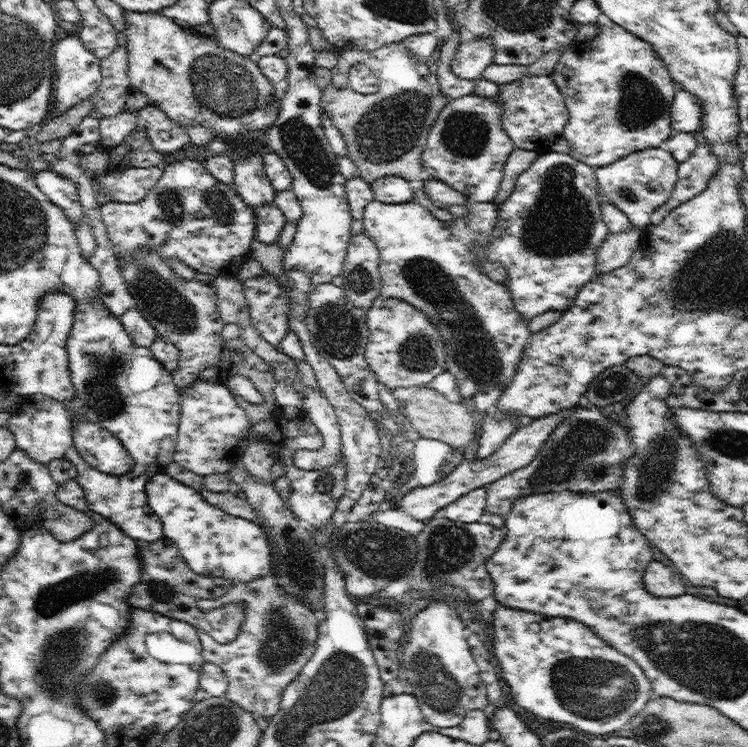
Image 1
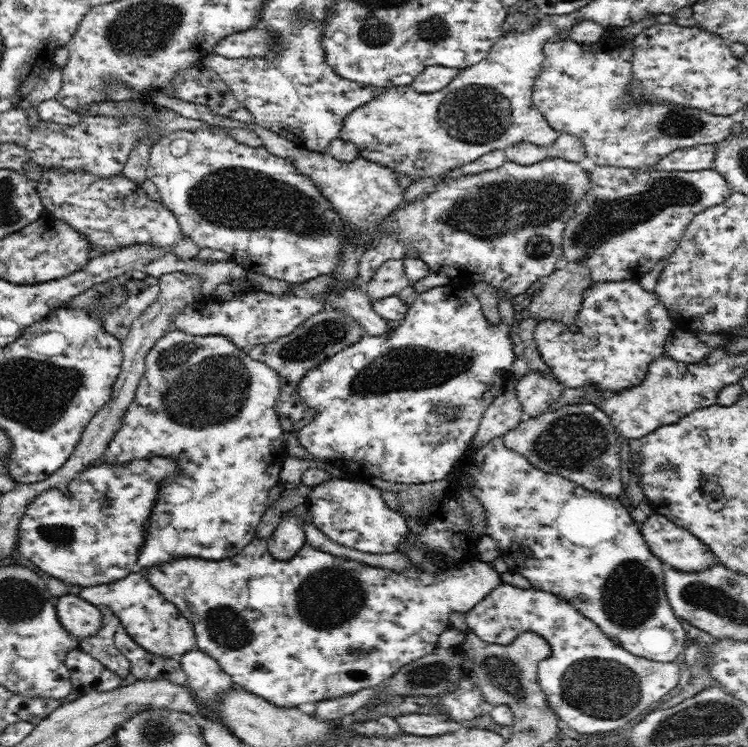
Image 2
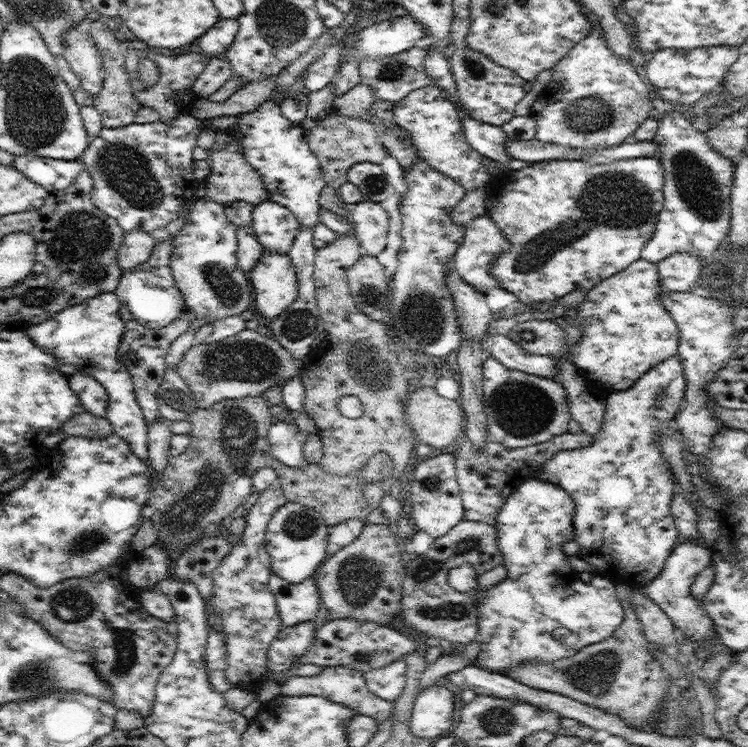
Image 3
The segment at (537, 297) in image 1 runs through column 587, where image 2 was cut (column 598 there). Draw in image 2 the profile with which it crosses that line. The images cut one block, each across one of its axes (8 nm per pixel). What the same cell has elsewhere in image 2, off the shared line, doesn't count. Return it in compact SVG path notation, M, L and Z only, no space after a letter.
M596 165L587 171L590 192L577 204L574 214L565 224L561 245L568 262L583 262L590 271L591 284L622 282L646 275L660 259L667 259L678 246L686 227L699 212L722 204L732 188L713 167L697 171L633 169L616 165Z

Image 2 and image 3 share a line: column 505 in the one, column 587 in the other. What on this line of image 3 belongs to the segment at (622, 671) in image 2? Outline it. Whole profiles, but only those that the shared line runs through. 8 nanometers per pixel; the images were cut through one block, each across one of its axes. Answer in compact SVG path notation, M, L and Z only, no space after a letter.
M529 477L527 480L523 480L523 483L515 490L512 490L510 496L504 501L504 505L500 507L498 515L496 515L495 530L497 533L497 548L501 552L501 558L503 562L501 564L506 567L508 576L505 580L502 580L497 585L492 586L487 591L480 590L480 580L477 573L469 566L463 565L462 567L453 569L450 577L450 583L452 587L459 590L459 592L471 592L475 598L477 598L477 606L479 606L478 613L478 641L480 641L480 652L476 656L476 660L481 662L481 666L486 671L503 670L504 668L515 668L521 666L521 664L531 664L531 662L555 662L556 659L570 657L580 651L581 648L588 646L588 644L596 644L610 638L612 633L622 624L624 618L623 604L620 604L615 594L616 583L610 579L603 580L596 578L591 584L579 582L579 576L570 565L569 556L564 554L562 547L564 542L572 541L575 538L574 525L572 525L572 518L574 518L574 501L572 497L568 495L568 492L558 484L552 483L552 481L540 479L538 477Z

